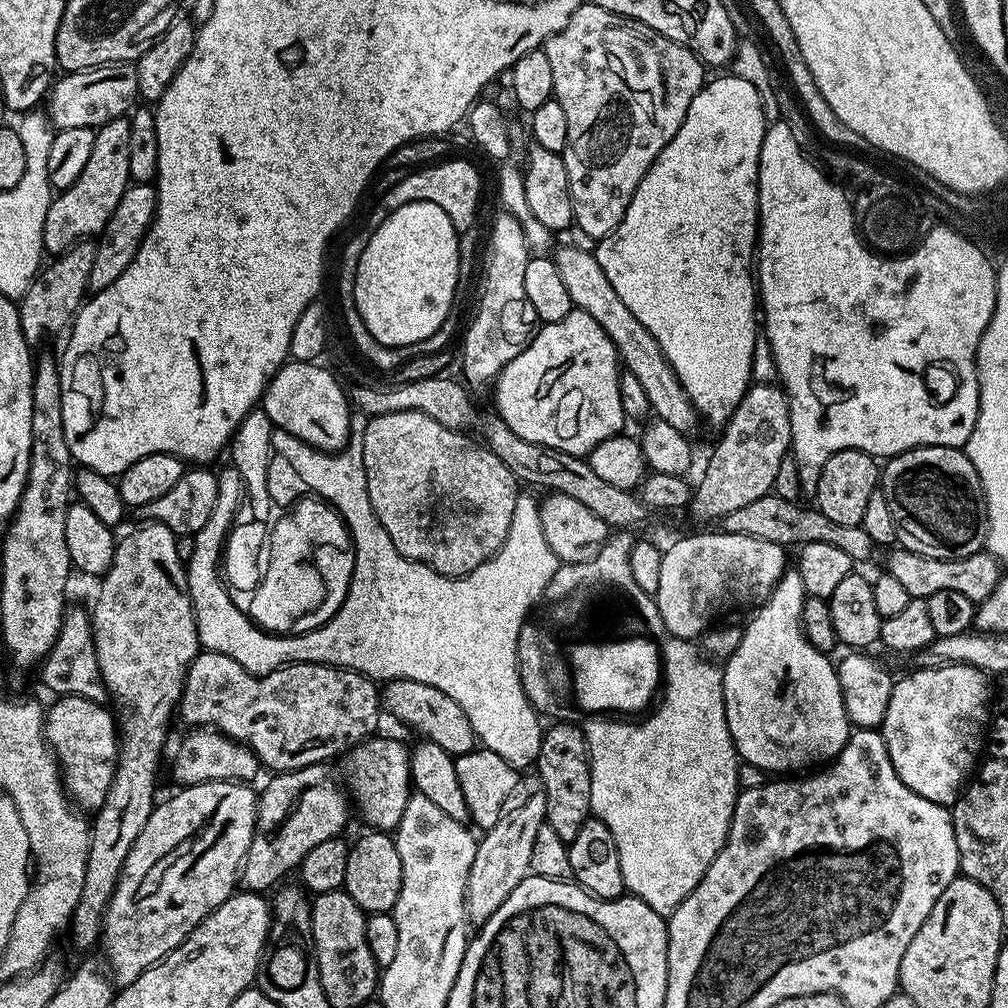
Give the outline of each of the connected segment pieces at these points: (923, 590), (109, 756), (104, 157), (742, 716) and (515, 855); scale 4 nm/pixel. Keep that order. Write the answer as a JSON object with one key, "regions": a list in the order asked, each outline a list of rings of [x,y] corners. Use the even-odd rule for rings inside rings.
{"regions":[[[[893,547],[888,556],[886,571],[906,589],[914,600],[927,600],[930,594],[938,594],[938,590],[954,590],[966,594],[976,605],[980,604],[1000,582],[1002,565],[991,552],[975,552],[970,558],[958,558],[947,560],[946,558],[926,558],[917,552],[911,552],[909,548]]],[[[61,696],[53,701],[52,709],[49,707],[46,712],[44,738],[56,758],[64,791],[77,809],[98,809],[102,806],[106,790],[110,790],[110,782],[116,773],[117,721],[104,704],[81,696]]],[[[119,116],[96,129],[90,159],[74,186],[63,189],[46,210],[46,226],[42,230],[44,250],[49,257],[61,256],[82,240],[99,237],[101,230],[110,222],[114,206],[118,206],[122,194],[132,180],[130,174],[130,126],[131,119]]],[[[788,570],[781,576],[780,580],[774,586],[774,590],[769,594],[767,600],[759,605],[760,608],[756,612],[756,617],[749,622],[748,625],[743,625],[740,633],[740,641],[734,650],[734,654],[726,657],[722,664],[724,674],[724,705],[726,706],[726,722],[730,730],[730,738],[736,747],[736,755],[745,764],[753,764],[758,766],[765,774],[772,772],[784,772],[780,774],[800,774],[805,770],[815,769],[817,766],[827,765],[835,760],[837,754],[848,744],[850,735],[850,725],[848,715],[846,714],[846,706],[842,700],[842,690],[844,687],[840,684],[840,673],[837,665],[832,664],[827,655],[819,652],[813,644],[804,636],[804,601],[806,593],[802,584],[802,578],[799,571]]],[[[535,791],[521,804],[513,803],[505,807],[498,822],[494,822],[494,826],[479,837],[474,866],[470,866],[470,878],[466,882],[464,895],[464,912],[468,915],[469,925],[479,926],[487,922],[490,914],[494,914],[494,910],[498,910],[498,906],[510,898],[514,886],[518,886],[518,882],[530,875],[530,850],[538,830],[546,823],[543,791]]]]}

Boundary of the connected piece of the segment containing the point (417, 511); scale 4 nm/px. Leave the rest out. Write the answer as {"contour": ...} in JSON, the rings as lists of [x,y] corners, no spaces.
{"contour":[[[402,410],[394,414],[374,416],[367,423],[368,425],[364,428],[364,437],[358,441],[358,447],[360,456],[364,460],[370,506],[374,510],[378,522],[386,530],[386,534],[390,534],[390,542],[394,542],[398,554],[402,554],[408,560],[416,560],[419,564],[430,566],[438,574],[451,577],[468,576],[474,570],[478,570],[478,566],[482,566],[482,562],[495,556],[496,551],[502,546],[502,542],[506,542],[506,534],[510,534],[510,518],[514,518],[514,502],[518,502],[518,498],[522,494],[521,485],[514,478],[514,474],[510,474],[510,470],[503,464],[502,458],[498,458],[498,454],[494,454],[489,448],[484,447],[479,439],[463,432],[450,430],[446,426],[442,426],[442,422],[434,422],[434,418],[430,418],[430,414],[418,410]]]}

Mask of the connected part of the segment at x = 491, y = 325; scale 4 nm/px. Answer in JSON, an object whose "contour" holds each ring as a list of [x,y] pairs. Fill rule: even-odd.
{"contour":[[[501,211],[501,216],[492,224],[492,233],[488,236],[488,265],[484,268],[484,297],[476,308],[476,317],[472,325],[464,332],[464,376],[473,389],[483,384],[491,385],[502,369],[522,350],[528,348],[532,337],[538,328],[536,311],[530,306],[530,298],[526,298],[526,262],[530,259],[530,249],[523,234],[519,221],[507,211]]]}

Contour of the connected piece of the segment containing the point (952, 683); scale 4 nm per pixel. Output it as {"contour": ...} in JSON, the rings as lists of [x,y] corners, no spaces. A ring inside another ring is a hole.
{"contour":[[[941,664],[935,668],[920,668],[893,687],[883,722],[890,733],[888,753],[894,770],[898,770],[898,778],[902,778],[914,794],[935,804],[951,806],[969,783],[990,724],[994,692],[988,689],[988,680],[989,673],[981,668],[969,664]]]}

